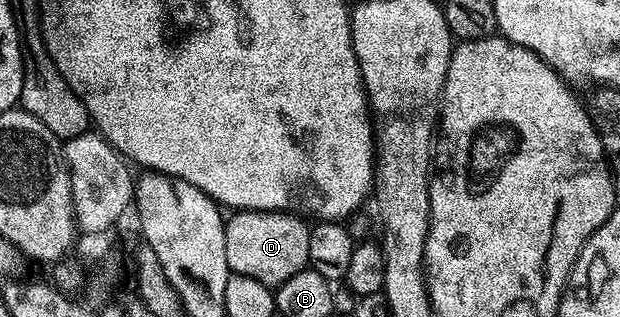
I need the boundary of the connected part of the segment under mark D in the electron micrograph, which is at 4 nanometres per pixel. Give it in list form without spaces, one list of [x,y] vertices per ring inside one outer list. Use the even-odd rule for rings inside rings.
[[[235,211],[232,216],[223,225],[225,261],[232,275],[253,277],[274,289],[308,266],[311,227],[300,216],[286,211]]]

